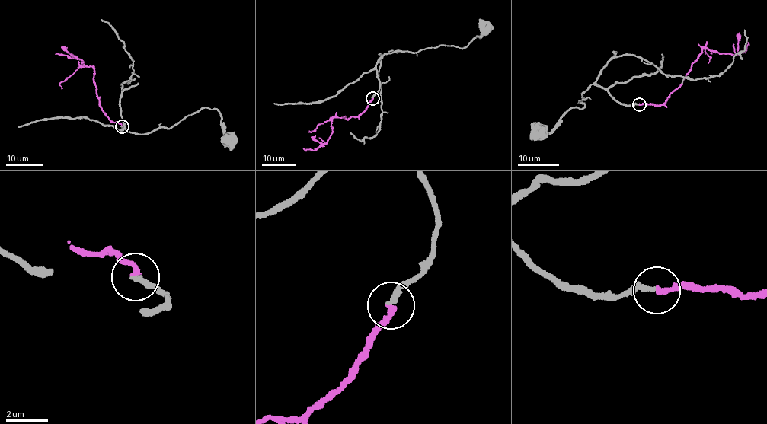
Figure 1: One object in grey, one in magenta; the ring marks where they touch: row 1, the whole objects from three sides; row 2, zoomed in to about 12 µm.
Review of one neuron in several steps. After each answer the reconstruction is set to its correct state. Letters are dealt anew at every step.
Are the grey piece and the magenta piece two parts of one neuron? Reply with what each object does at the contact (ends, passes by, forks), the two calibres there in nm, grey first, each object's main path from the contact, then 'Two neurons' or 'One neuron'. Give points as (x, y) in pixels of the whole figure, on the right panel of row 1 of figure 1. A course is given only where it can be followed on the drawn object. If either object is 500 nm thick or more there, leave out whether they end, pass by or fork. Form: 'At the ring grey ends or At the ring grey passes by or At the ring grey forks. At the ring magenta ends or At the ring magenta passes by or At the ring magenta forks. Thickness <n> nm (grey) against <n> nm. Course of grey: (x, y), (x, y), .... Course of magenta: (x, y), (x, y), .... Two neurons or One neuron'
At the ring grey ends. At the ring magenta ends. Thickness 220 nm (grey) against 240 nm. Course of grey: (638, 104), (618, 103), (593, 84), (578, 103), (581, 101), (584, 107), (570, 109), (549, 132), (539, 132). Course of magenta: (639, 104), (663, 103), (678, 87), (702, 48), (733, 55), (746, 49), (748, 42). One neuron

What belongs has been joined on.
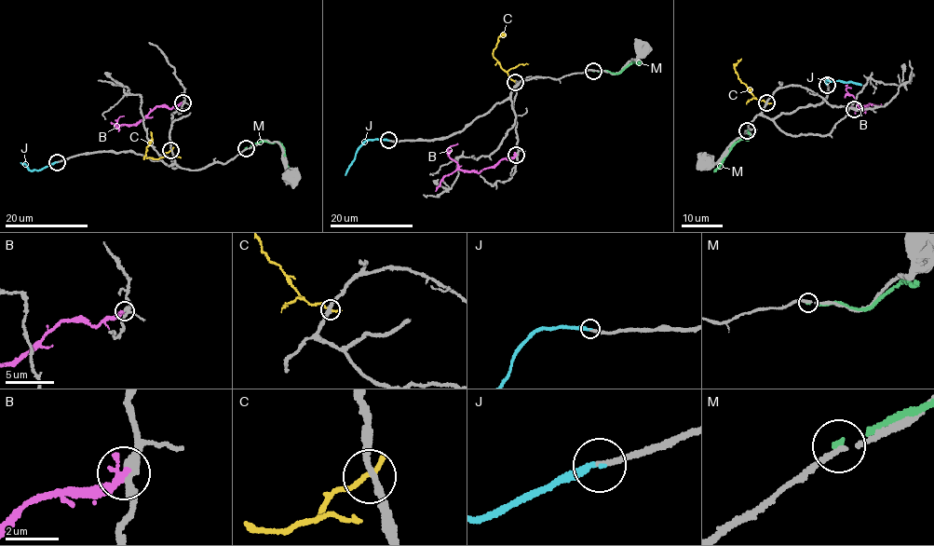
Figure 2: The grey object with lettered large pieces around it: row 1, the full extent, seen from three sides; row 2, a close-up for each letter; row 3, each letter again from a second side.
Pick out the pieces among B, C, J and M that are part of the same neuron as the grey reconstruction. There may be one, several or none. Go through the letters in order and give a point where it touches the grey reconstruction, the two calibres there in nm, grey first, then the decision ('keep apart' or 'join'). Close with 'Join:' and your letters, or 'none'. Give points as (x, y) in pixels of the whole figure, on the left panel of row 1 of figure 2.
B: (182, 102) | 380/320 nm | keep apart
C: (170, 150) | 240/220 nm | keep apart
J: (57, 162) | 200/220 nm | join
M: (246, 148) | 170/140 nm | keep apart
Join: J

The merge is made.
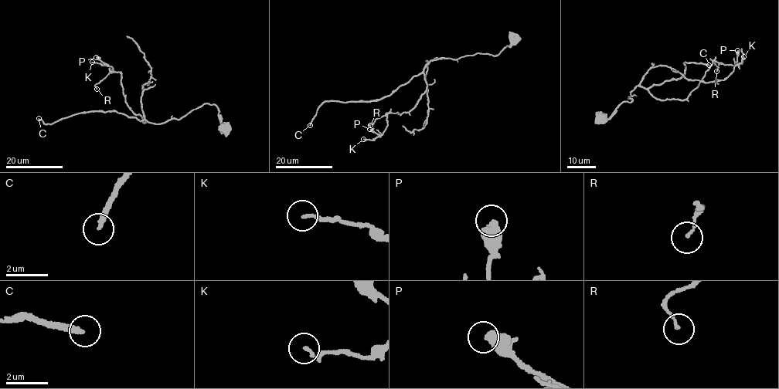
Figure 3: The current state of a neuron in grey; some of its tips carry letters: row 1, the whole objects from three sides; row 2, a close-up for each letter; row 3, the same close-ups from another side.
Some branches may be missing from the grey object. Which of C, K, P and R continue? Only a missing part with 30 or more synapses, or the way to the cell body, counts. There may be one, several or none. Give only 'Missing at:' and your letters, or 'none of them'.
Missing at: C

